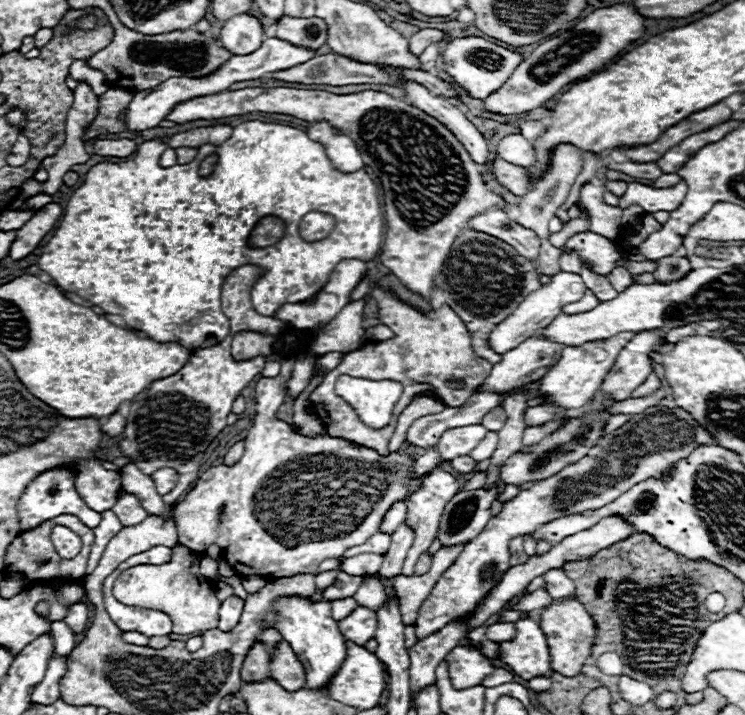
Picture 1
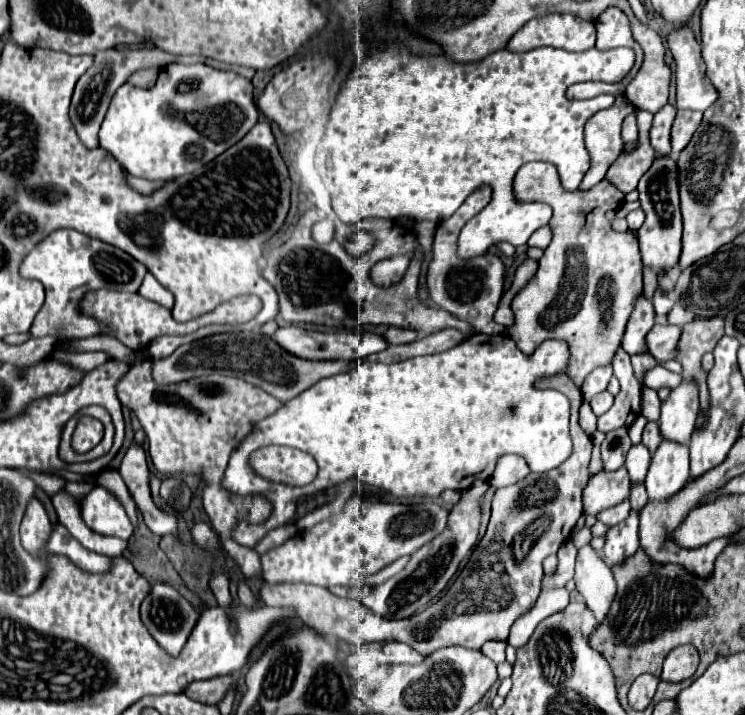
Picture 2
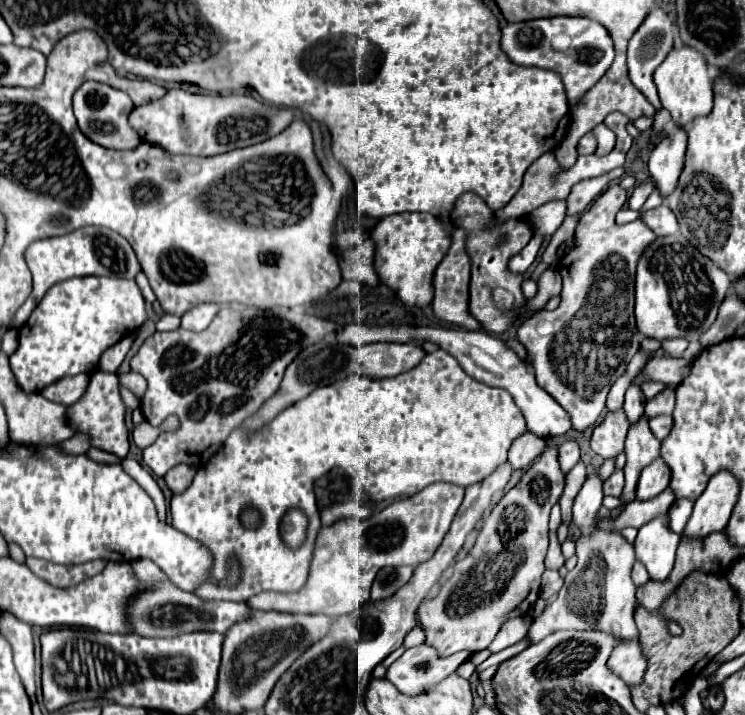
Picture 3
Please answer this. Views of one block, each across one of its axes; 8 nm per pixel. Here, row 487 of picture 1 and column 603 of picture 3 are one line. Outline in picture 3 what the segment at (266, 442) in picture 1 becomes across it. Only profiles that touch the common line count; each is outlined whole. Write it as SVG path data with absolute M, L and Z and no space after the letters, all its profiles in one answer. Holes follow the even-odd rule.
M610 186L576 226L576 248L560 258L558 272L564 280L562 300L554 312L540 310L518 328L518 340L528 352L528 364L542 386L570 414L572 428L584 432L600 418L608 388L626 372L626 366L640 348L640 334L634 320L636 266L644 250L656 240L642 222L618 226L614 216L624 206L628 192ZM540 322L552 322L552 334L538 334Z

